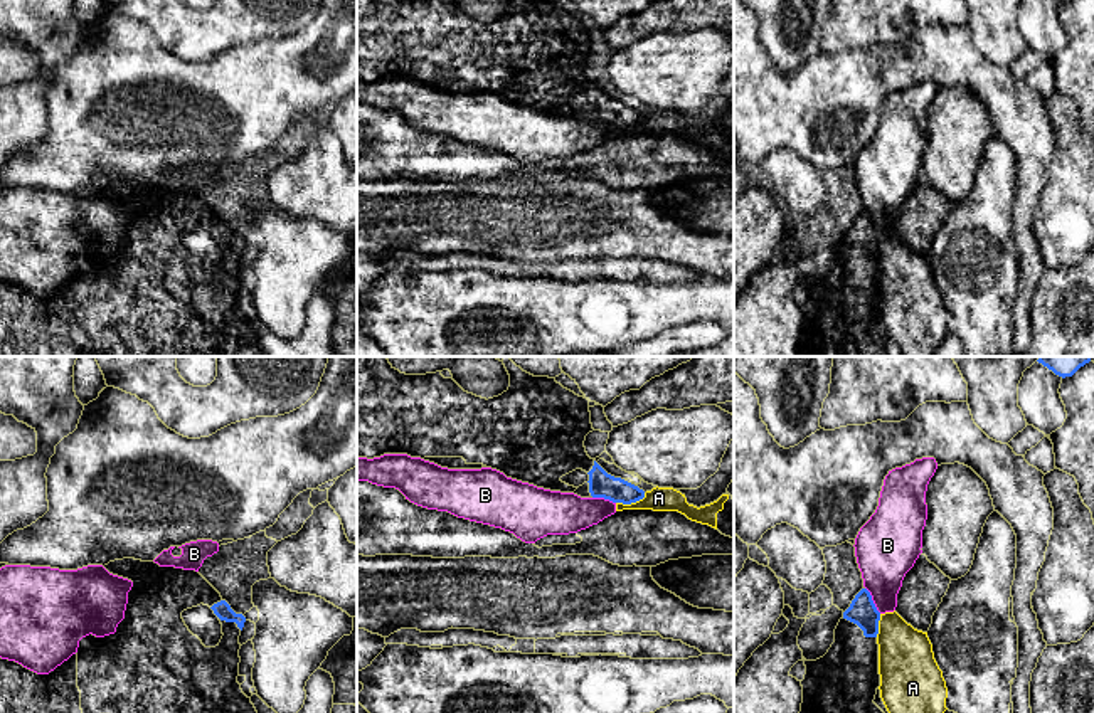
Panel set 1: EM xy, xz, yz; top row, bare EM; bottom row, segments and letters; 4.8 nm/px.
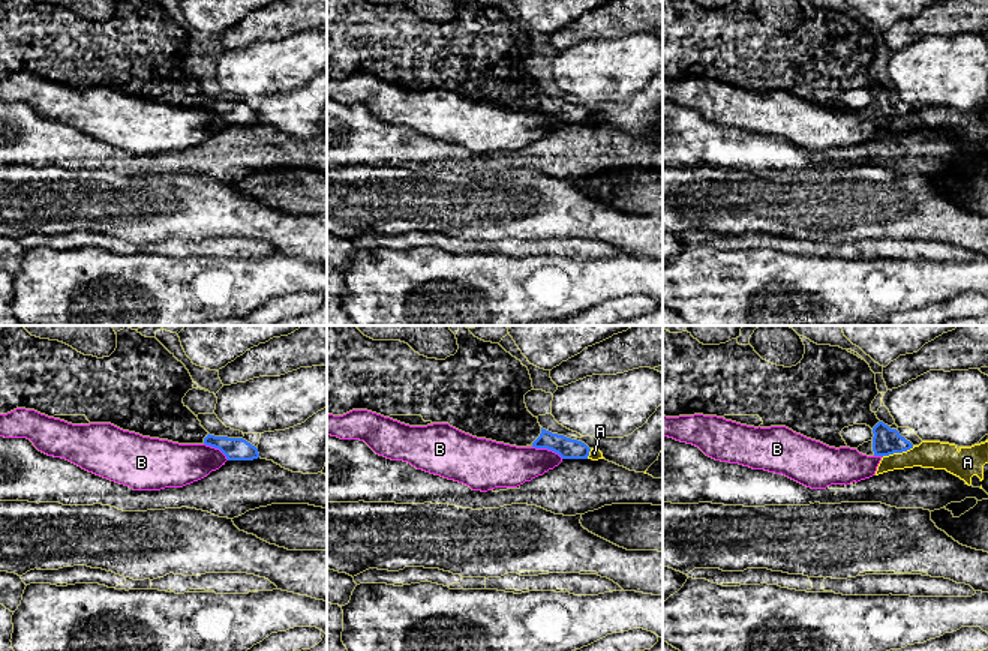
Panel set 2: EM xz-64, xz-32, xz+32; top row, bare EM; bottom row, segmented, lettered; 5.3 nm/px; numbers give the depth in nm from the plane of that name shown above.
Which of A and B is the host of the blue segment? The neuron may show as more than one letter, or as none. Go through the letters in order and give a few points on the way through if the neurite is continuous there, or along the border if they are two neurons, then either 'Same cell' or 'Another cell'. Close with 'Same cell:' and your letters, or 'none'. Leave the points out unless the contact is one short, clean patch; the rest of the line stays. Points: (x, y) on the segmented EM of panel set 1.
A: Boundary: xz (645, 493), (635, 501), (616, 503). Another cell
B: Another cell
Same cell: none

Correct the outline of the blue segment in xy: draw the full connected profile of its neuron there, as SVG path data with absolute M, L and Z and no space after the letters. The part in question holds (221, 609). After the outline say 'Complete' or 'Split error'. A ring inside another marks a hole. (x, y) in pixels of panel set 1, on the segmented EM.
M135 558L114 560L104 568L133 582L125 619L116 632L104 637L93 634L82 637L77 652L49 674L37 674L15 661L0 658L0 713L258 713L237 683L239 636L246 617L236 614L199 572ZM200 604L209 605L222 624L224 636L215 647L205 647L182 619L183 610Z. Split error

